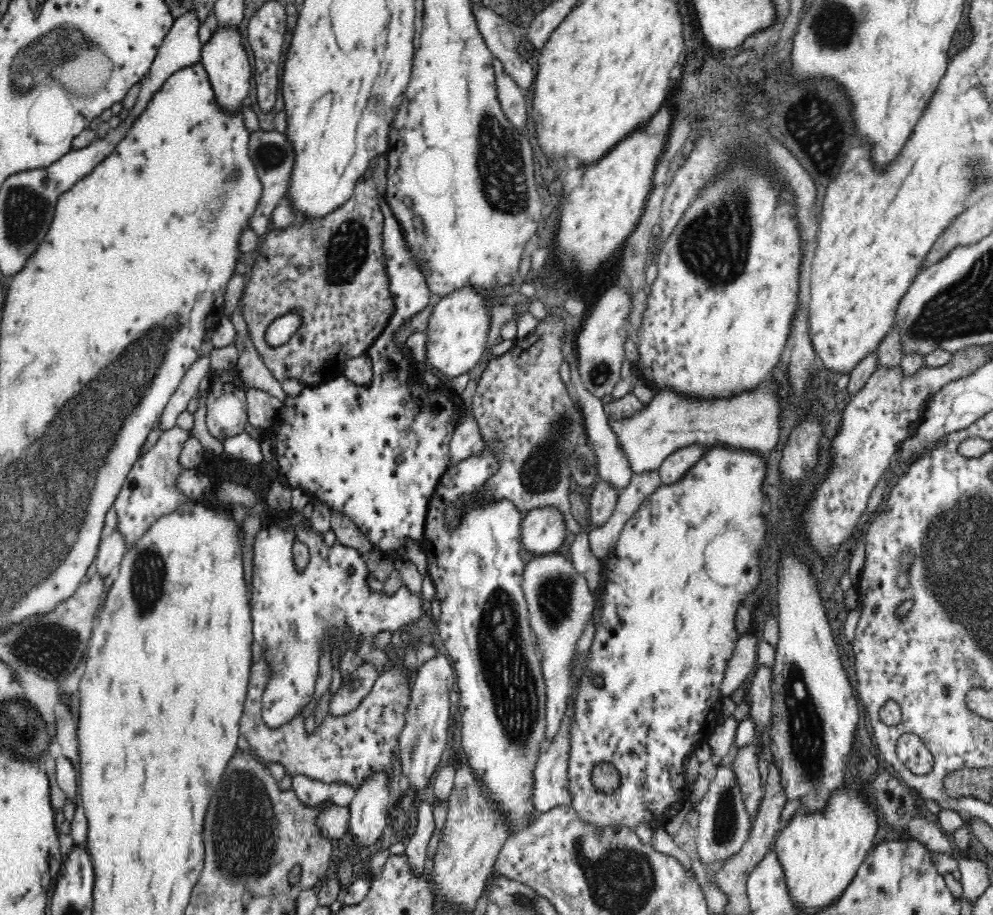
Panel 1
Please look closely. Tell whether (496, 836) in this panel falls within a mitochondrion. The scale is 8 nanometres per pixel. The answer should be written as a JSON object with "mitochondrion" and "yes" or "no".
{"mitochondrion":"no"}

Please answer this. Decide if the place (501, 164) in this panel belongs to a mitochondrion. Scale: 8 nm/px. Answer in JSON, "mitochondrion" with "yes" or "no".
{"mitochondrion":"yes"}

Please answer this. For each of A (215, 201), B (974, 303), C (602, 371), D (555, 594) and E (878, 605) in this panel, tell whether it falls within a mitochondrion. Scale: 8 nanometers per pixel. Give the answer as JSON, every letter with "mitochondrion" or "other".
{"A":"mitochondrion","B":"mitochondrion","C":"mitochondrion","D":"mitochondrion","E":"other"}

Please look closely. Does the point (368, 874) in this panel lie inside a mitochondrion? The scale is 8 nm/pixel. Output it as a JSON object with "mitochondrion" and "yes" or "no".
{"mitochondrion":"no"}

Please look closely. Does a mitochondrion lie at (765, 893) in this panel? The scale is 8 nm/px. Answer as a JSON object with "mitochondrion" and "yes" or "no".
{"mitochondrion":"no"}

